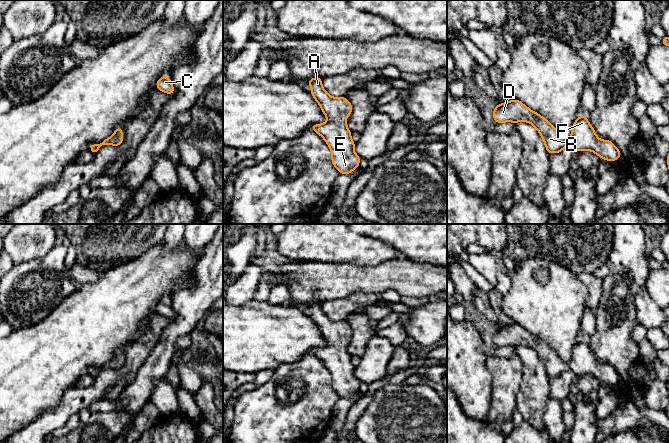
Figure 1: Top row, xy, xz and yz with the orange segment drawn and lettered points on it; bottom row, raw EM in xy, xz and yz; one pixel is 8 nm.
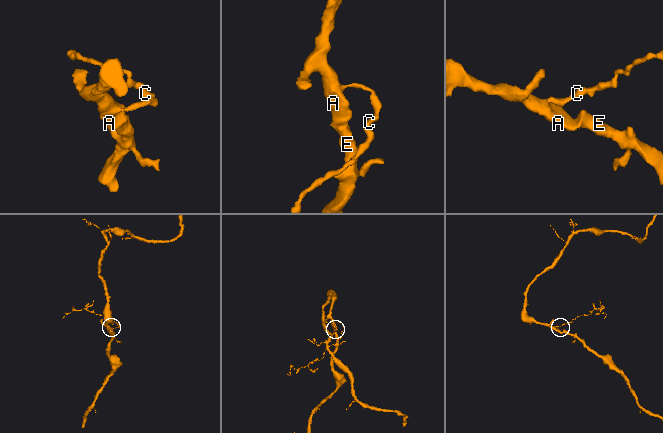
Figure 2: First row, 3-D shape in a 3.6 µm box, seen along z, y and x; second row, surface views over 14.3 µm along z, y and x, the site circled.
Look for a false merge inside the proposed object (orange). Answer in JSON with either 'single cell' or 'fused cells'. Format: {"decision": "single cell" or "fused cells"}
{"decision": "single cell"}

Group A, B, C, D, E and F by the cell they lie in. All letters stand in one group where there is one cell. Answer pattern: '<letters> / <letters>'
A B C D E F

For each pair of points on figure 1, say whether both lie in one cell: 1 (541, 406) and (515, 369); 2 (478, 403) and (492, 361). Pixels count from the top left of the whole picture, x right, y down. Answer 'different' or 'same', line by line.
1: different
2: different

